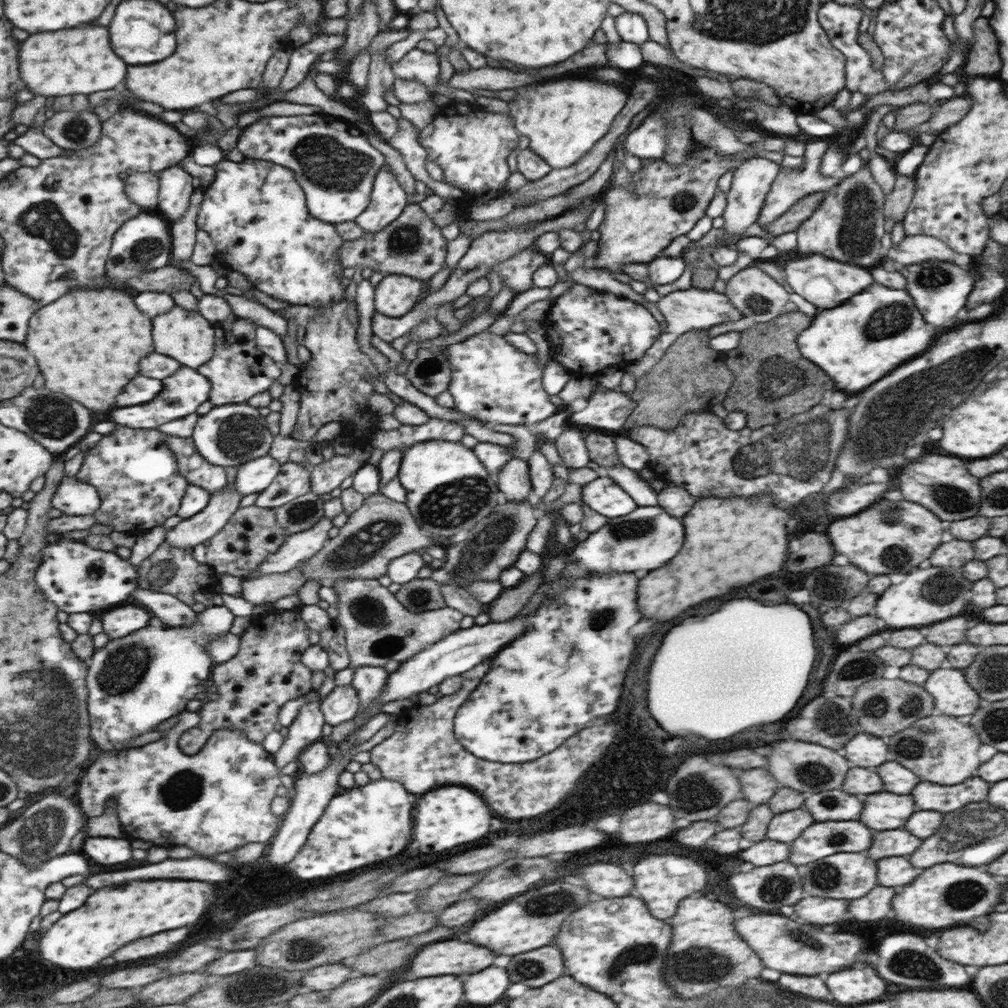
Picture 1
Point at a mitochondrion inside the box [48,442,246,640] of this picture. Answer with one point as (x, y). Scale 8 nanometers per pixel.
(160, 573)

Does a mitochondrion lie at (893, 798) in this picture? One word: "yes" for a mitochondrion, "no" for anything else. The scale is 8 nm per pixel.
no

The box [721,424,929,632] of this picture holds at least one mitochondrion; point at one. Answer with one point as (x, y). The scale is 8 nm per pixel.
(893, 557)

